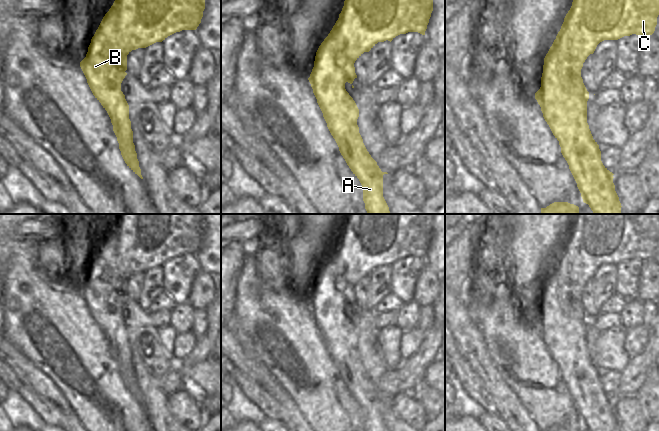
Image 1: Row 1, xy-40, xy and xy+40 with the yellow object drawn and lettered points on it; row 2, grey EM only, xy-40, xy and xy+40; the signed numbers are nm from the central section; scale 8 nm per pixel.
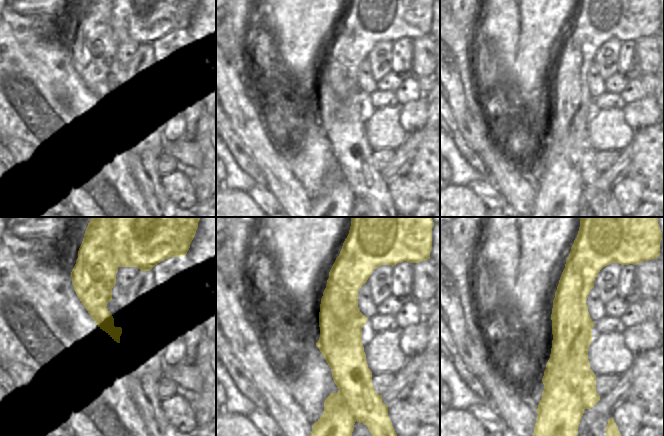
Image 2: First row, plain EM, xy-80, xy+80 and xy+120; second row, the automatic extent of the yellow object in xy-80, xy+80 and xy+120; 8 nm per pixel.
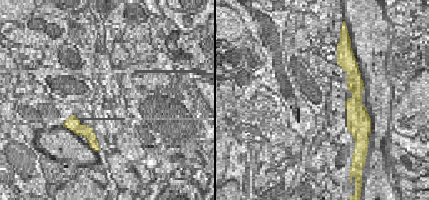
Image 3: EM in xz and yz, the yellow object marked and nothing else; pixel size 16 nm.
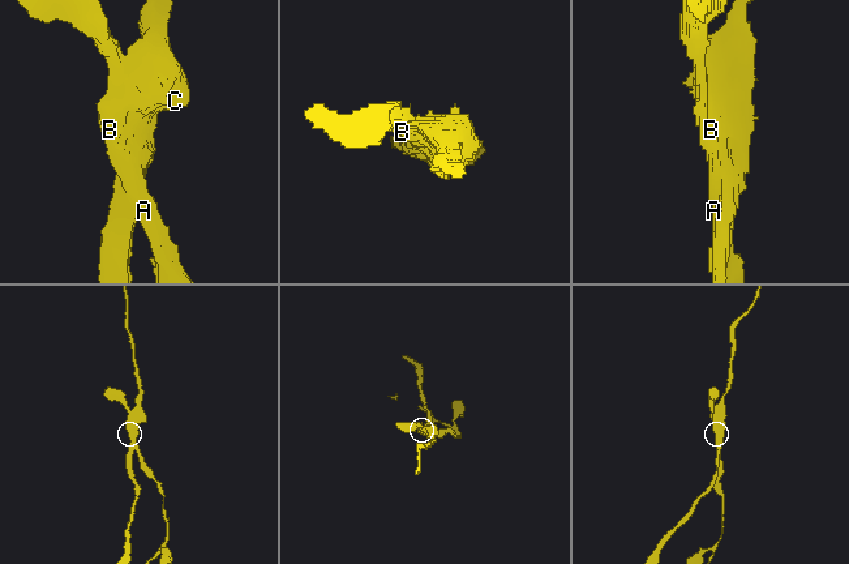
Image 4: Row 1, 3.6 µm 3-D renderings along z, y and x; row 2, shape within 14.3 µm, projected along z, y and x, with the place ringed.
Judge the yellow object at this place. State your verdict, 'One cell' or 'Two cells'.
Two cells.

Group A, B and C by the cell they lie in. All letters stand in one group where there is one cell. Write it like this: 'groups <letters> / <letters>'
groups A B / C

